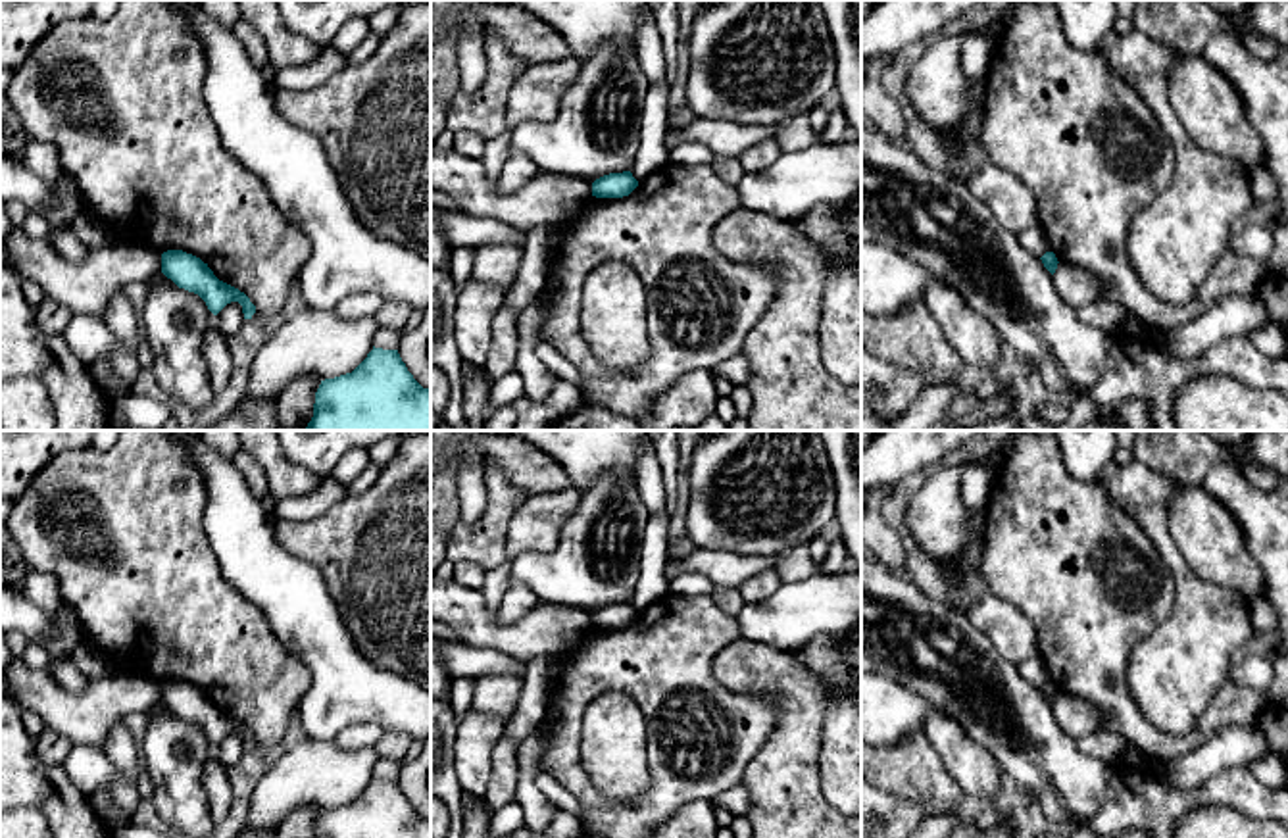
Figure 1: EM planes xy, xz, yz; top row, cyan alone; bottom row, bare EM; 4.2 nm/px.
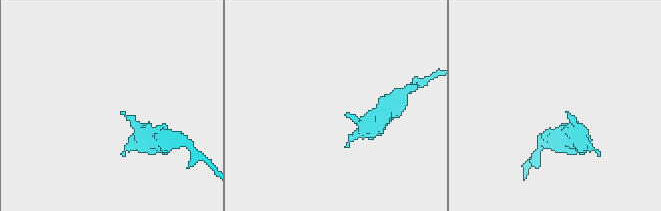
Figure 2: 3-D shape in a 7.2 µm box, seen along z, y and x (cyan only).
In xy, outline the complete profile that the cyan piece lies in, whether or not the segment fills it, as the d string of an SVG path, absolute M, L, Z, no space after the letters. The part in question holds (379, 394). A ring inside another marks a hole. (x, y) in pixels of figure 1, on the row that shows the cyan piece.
M373 346L352 373L321 381L306 431L431 431L431 388L413 379L398 350Z

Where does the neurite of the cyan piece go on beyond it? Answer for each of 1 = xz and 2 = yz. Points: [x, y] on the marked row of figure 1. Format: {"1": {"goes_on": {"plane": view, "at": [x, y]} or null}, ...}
{"1": {"goes_on": null}, "2": {"goes_on": null}}

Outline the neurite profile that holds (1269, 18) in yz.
M1253 0L1244 15L1226 15L1236 31L1257 31L1288 48L1288 0Z

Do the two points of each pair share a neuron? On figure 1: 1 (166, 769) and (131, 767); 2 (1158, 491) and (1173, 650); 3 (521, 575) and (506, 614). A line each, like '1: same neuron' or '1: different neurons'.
1: different neurons
2: same neuron
3: different neurons

